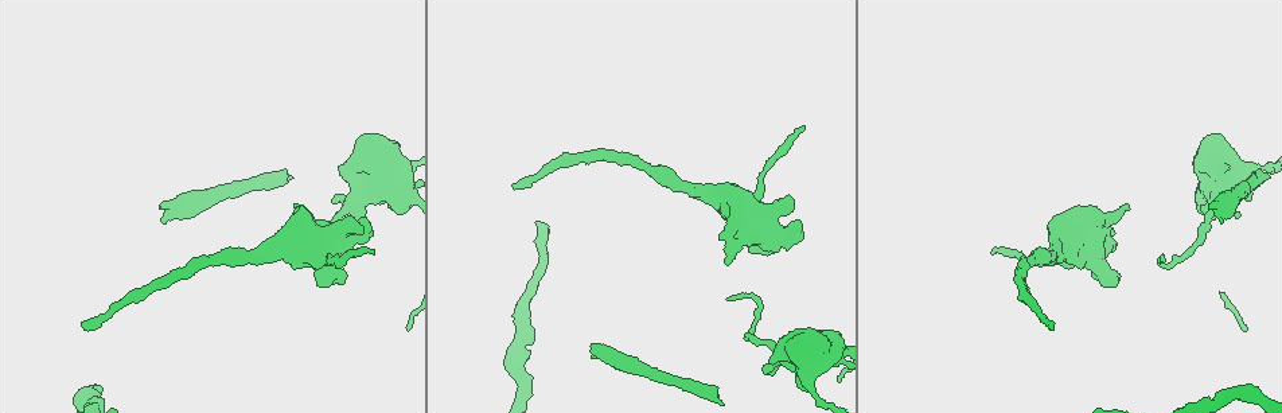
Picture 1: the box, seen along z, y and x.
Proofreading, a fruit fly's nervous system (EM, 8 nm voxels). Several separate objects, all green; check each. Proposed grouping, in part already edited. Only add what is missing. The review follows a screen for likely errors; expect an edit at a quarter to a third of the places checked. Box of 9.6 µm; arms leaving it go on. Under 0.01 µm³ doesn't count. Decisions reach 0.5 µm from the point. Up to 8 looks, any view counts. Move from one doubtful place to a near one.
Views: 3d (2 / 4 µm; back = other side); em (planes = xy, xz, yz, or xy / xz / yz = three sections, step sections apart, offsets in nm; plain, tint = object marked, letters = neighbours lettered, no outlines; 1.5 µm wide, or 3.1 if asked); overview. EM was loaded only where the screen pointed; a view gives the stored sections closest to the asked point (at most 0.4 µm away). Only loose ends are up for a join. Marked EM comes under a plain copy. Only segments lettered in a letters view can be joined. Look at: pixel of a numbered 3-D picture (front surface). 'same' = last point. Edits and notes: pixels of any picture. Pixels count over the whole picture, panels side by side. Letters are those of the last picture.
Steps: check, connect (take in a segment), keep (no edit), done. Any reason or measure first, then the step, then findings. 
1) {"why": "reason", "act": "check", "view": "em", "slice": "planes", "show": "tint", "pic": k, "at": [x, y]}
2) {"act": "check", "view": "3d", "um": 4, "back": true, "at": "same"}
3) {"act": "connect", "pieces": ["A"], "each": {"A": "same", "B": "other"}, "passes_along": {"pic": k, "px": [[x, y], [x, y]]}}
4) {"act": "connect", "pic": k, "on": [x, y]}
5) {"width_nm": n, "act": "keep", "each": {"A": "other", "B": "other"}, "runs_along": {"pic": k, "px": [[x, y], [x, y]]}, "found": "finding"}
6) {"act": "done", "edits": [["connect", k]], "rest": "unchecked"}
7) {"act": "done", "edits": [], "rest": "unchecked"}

{"why": "long arm stops here", "act": "check", "view": "em", "slice": "planes", "show": "letters", "pic": 1, "at": [82, 324]}

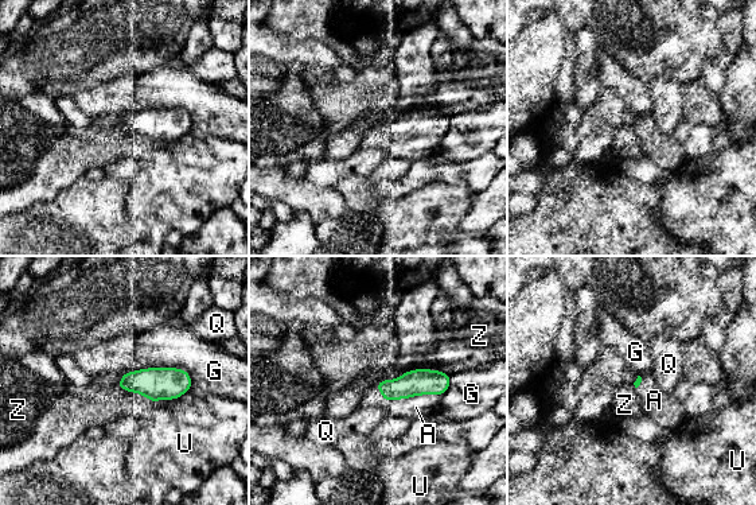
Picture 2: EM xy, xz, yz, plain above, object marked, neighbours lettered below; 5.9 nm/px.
{"act": "connect", "pieces": ["A"], "each": {"A": "same", "G": "other", "Q": "other", "U": "other", "Z": "other"}, "found": "the neuron continues"}

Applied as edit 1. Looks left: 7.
{"why": "redraw", "act": "check", "view": "overview"}

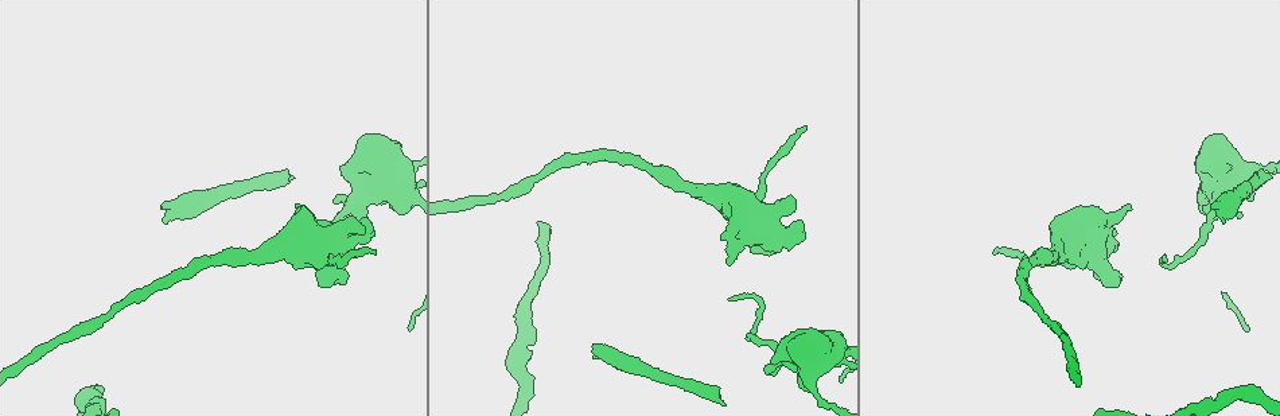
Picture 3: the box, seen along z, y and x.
{"why": "branch stops here", "act": "check", "view": "3d", "um": 2, "pic": 3, "at": [1212, 208]}

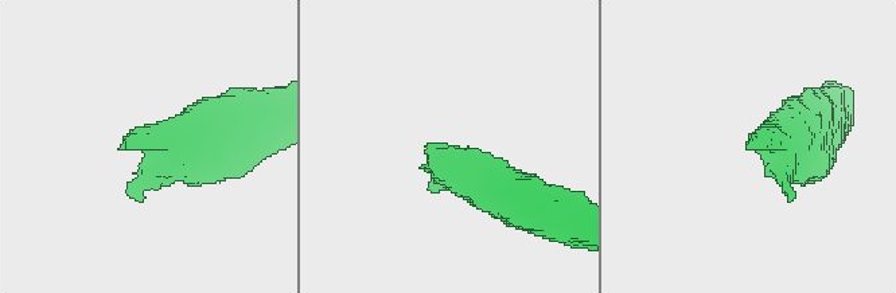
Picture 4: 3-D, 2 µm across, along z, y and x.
{"act": "check", "view": "em", "slice": "xy", "step": 4, "show": "tint", "pic": 4, "at": [428, 145]}

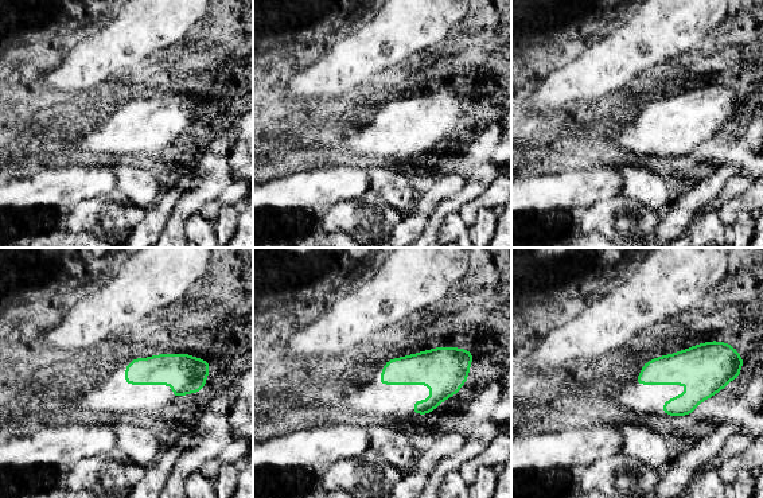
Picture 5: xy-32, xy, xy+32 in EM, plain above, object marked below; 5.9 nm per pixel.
{"act": "check", "view": "em", "slice": "planes", "show": "letters", "at": "same"}

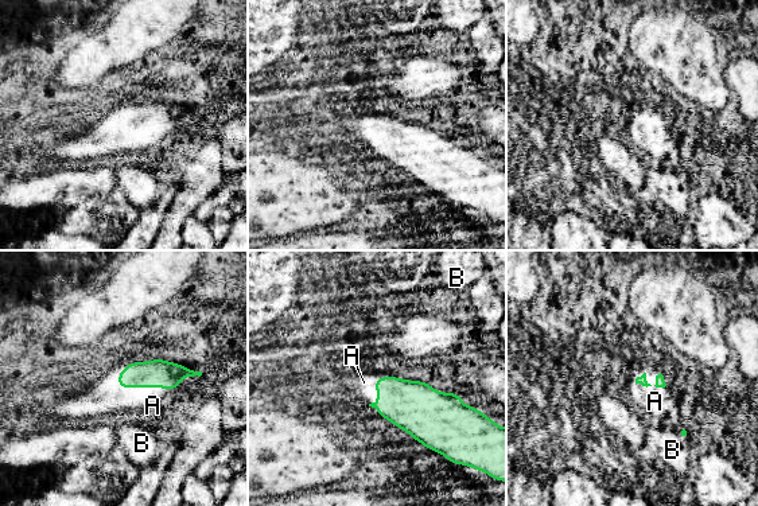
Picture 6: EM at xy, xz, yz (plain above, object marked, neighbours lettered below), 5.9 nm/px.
{"longest_contact_nm": ["A", 200], "act": "connect", "pieces": ["A"], "each": {"A": "same", "B": "other"}, "passes_along": {"pic": 6, "px": [[641, 380], [650, 385], [655, 401]]}, "found": "it goes on there"}

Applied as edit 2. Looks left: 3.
{"why": "see it whole again", "act": "check", "view": "overview"}

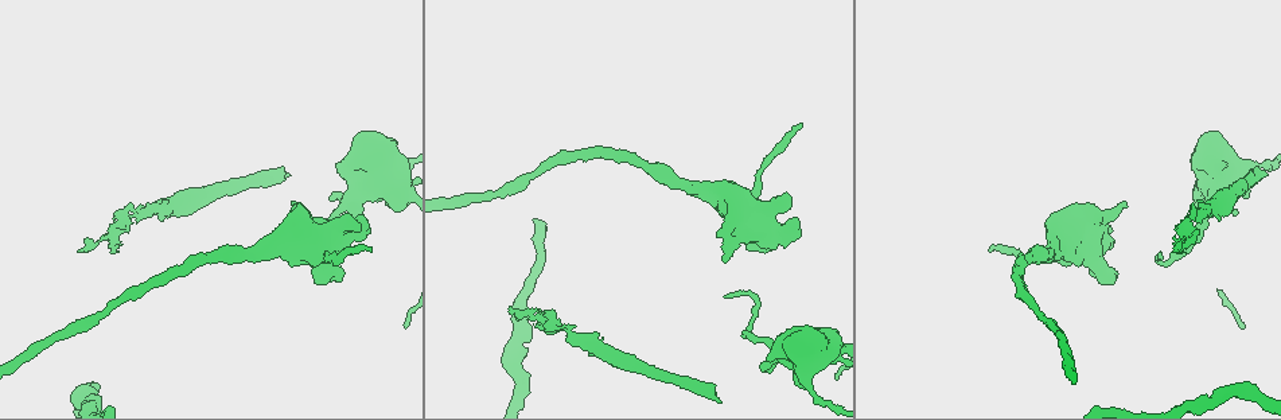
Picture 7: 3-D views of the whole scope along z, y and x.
{"why": "stops while still wide", "act": "check", "view": "em", "slice": "planes", "show": "letters", "pic": 7, "at": [1235, 212]}

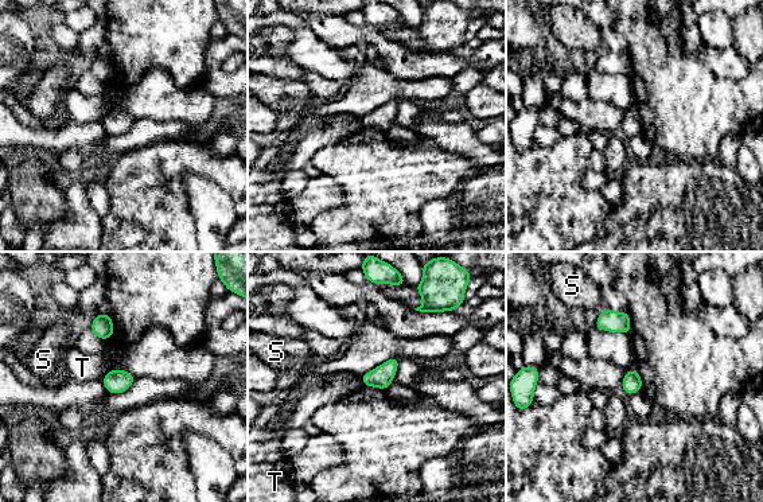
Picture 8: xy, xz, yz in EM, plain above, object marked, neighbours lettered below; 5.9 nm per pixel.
{"act": "keep", "each": {"S": "other", "T": "other"}, "found": "no lettered segment goes on from it"}

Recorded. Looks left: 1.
{"act": "done", "edits": [["connect", 2], ["connect", 6]], "rest": "unchecked"}

